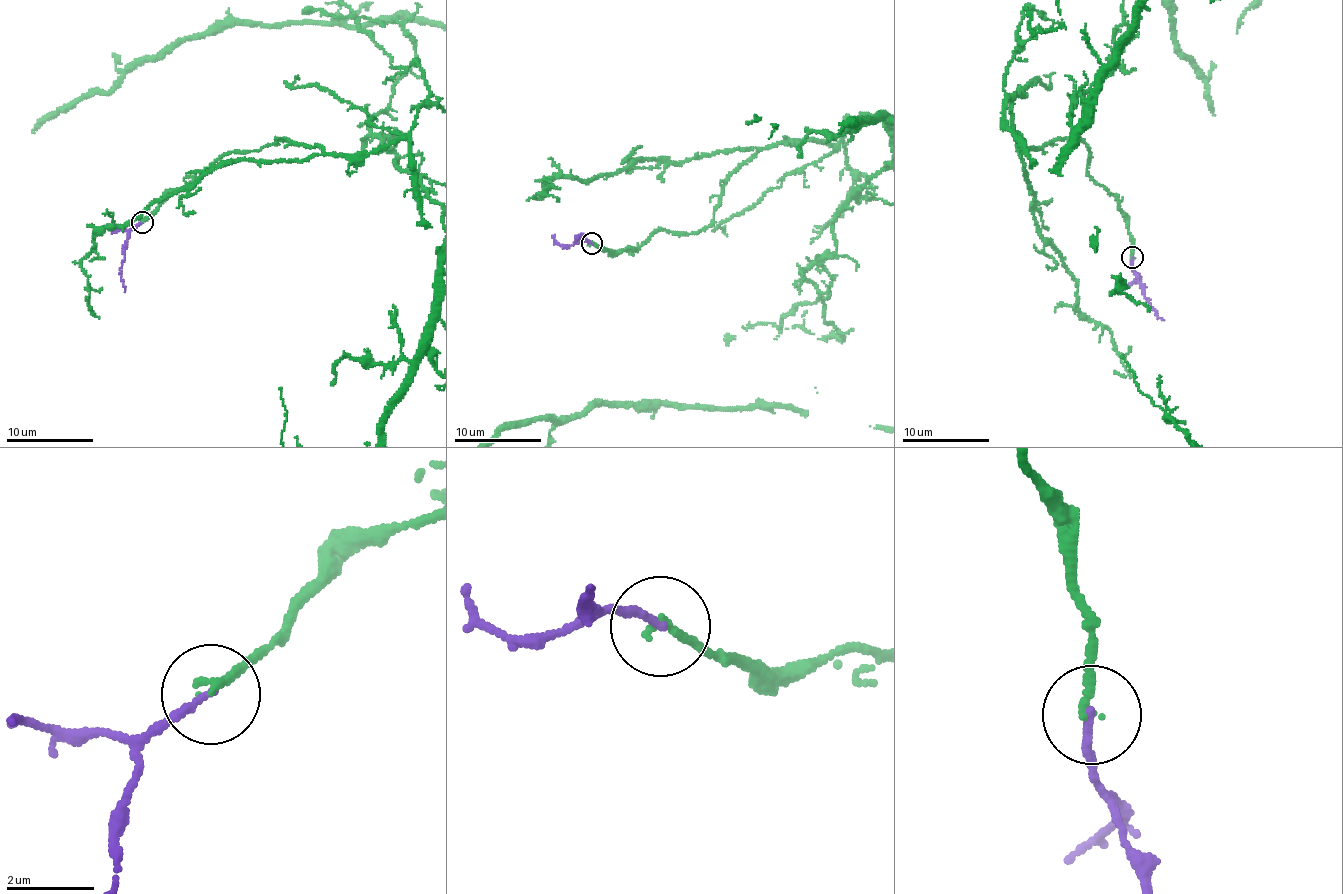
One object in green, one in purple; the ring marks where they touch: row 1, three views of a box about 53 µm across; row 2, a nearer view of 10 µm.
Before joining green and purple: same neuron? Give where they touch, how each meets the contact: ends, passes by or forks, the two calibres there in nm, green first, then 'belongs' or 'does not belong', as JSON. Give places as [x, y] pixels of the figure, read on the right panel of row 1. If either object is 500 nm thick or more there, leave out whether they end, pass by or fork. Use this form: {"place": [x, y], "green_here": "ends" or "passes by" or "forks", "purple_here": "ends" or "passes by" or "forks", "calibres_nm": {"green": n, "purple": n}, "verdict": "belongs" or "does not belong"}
{"place": [1132, 257], "green_here": "ends", "purple_here": "ends", "calibres_nm": {"green": 190, "purple": 170}, "verdict": "belongs"}

